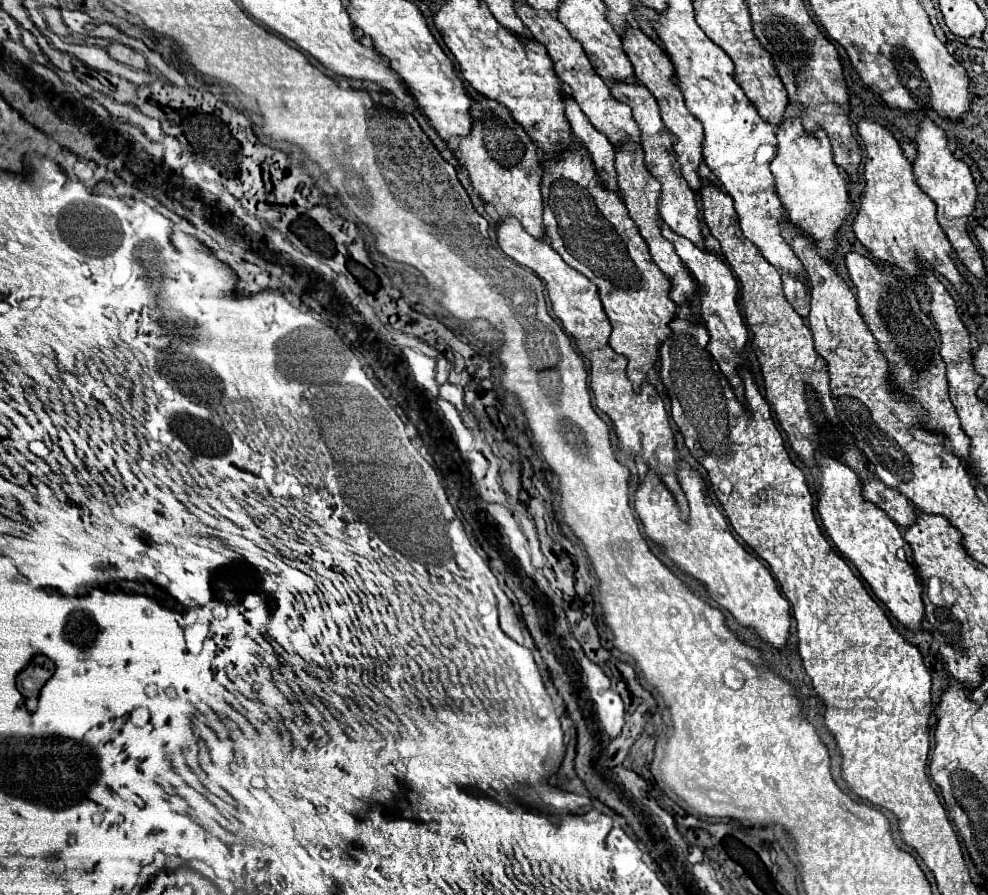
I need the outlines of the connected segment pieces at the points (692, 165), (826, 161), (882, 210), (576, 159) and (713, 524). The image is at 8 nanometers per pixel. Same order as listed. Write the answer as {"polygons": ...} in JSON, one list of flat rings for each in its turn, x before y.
{"polygons":[[[627,27,621,35,623,39,623,49,629,57,629,61,633,63,633,69,635,69,635,77,653,93,653,97,657,99,659,103,659,109,661,109,661,119,665,123,665,127,669,129,671,135,675,135,675,143,673,143,673,149,677,153,677,161,681,163,681,173,683,177,687,179,689,187,693,191,697,191,701,187,701,179,697,175,697,167,699,163,703,161,701,157,701,143,703,143,703,125,691,117,691,113,687,111,685,107,685,101,683,101,683,93,675,87,673,83,673,65,669,61,669,57,665,55,665,51,653,41,649,39,639,27]],[[801,115,783,117,783,121,777,125,777,141,779,151,771,163,777,195,787,209,787,217,791,219,791,223,809,233,817,241,819,253,829,259,835,247,837,229,853,209,847,197,847,177,833,161,827,133,823,129,809,133,801,123]],[[861,117,857,121,857,131,863,139,867,153,863,169,865,189,861,193,859,211,853,219,853,231,857,239,873,253,875,259,899,265,909,275,917,273,919,263,933,265,943,277,947,277,955,285,959,295,967,303,971,303,971,289,967,283,963,283,957,263,951,257,953,247,937,223,937,205,915,183,913,165,903,155,897,139,889,129,867,117]],[[579,143,571,145,569,149,557,153,555,159,547,159,543,163,543,181,541,181,541,193,543,193,543,225,545,235,549,237,551,247,563,255,569,267,583,273,589,281,593,281,599,289,599,297,603,303,603,309,611,321,611,337,609,345,613,351,627,357,627,375,633,381,635,391,639,391,645,373,655,365,657,361,657,349,663,343,663,339,669,337,669,321,677,313,677,305,669,297,669,279,663,277,659,267,653,263,649,249,639,235,637,225,627,215,627,207,621,201,621,197,615,191,609,191,603,181,597,177,597,169,587,153,587,149]],[[683,463,677,469,677,477,689,501,687,521,679,517,679,505,673,493,663,485,653,469,649,469,643,479,635,481,635,511,639,513,645,533,663,545,667,557,675,561,675,565,705,583,707,591,719,603,719,607,731,611,741,625,753,627,769,645,783,647,787,643,791,625,789,601,779,593,769,569,755,555,745,551,745,547,733,537,725,515,709,501,701,473,695,467]]]}

